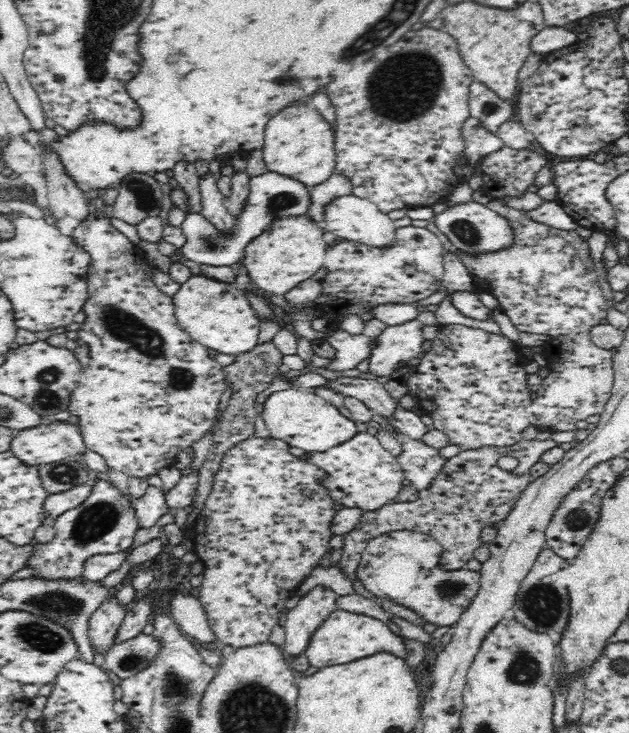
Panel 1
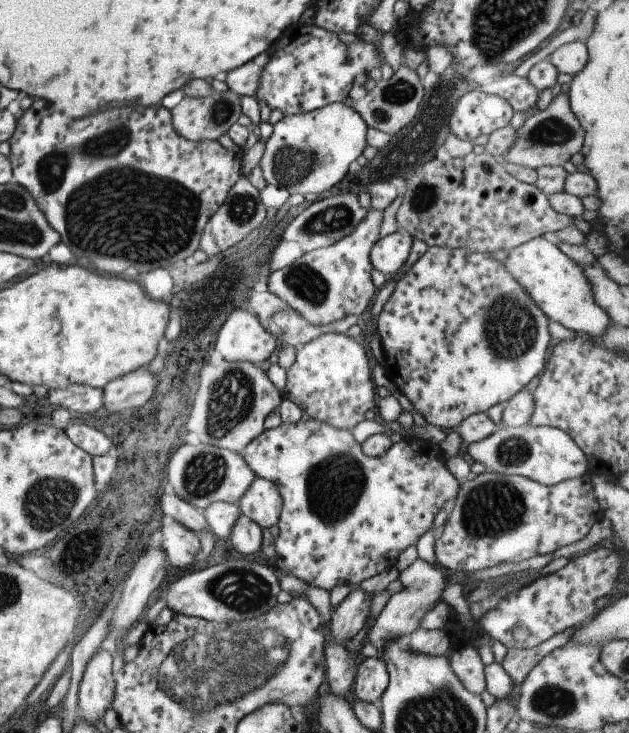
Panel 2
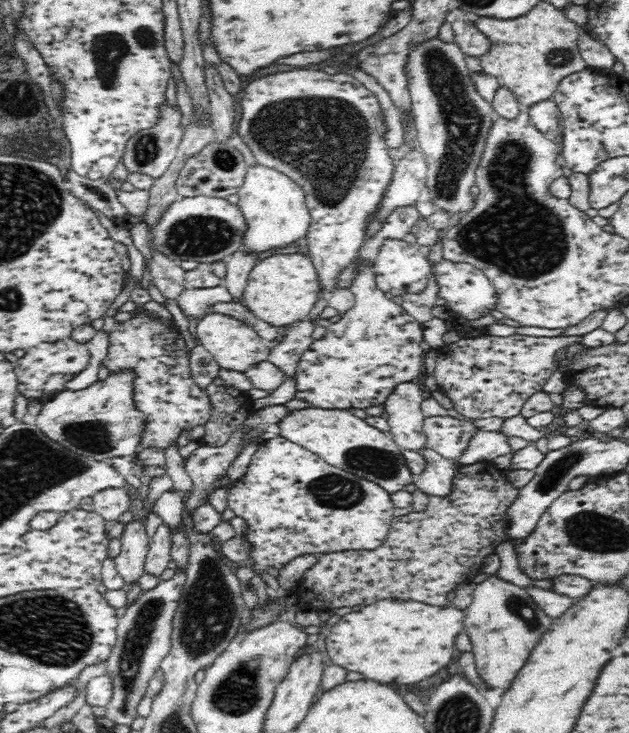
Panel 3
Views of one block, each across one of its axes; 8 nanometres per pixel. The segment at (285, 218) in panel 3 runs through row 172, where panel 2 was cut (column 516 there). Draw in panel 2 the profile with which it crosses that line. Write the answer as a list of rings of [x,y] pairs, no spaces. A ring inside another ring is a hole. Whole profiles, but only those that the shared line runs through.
[[[535,237],[514,246],[505,256],[502,267],[528,293],[548,322],[558,322],[561,326],[589,338],[600,335],[610,327],[610,318],[596,305],[590,284],[582,275],[580,266],[566,258],[556,248],[551,237]]]

